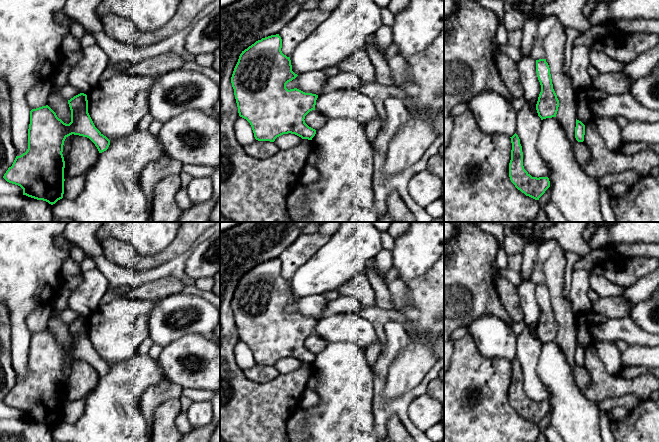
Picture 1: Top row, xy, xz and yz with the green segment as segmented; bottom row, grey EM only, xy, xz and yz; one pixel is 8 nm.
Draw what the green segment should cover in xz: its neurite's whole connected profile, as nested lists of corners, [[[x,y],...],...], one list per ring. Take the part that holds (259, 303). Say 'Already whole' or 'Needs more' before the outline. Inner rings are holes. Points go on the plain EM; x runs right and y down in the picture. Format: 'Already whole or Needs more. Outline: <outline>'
Already whole. Outline: [[[276,258],[256,265],[240,278],[231,301],[239,340],[250,347],[254,361],[258,365],[274,366],[277,361],[288,357],[295,358],[302,363],[312,364],[316,354],[309,351],[304,343],[310,335],[315,334],[318,319],[305,317],[297,312],[290,314],[286,312],[286,308],[298,299],[292,295],[290,281],[284,279],[281,272],[282,263],[279,258]]]

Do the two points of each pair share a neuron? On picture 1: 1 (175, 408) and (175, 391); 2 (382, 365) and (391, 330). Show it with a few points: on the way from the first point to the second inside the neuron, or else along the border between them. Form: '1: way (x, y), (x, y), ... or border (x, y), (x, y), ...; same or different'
1: border (179, 398), (168, 398), (154, 410); different
2: way (388, 356), (391, 351), (391, 339); same

